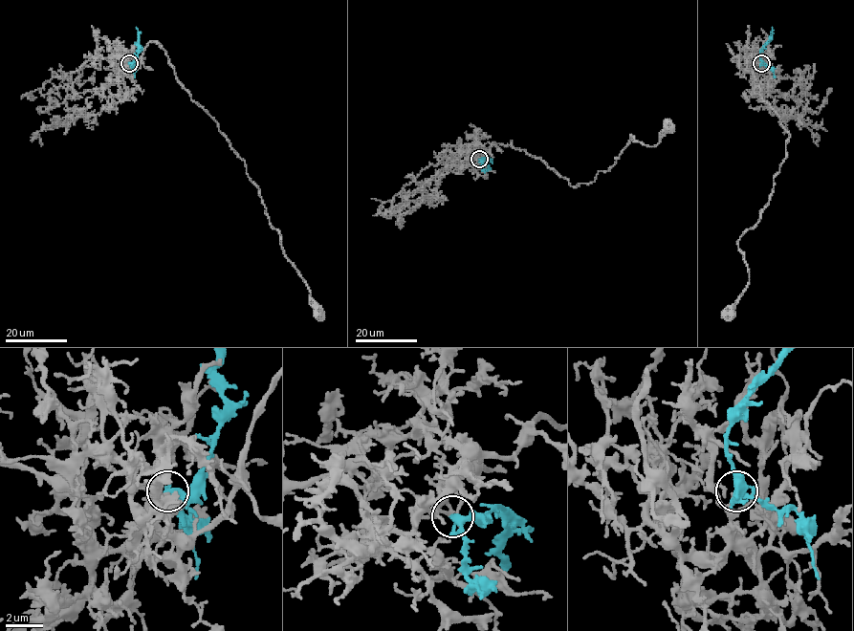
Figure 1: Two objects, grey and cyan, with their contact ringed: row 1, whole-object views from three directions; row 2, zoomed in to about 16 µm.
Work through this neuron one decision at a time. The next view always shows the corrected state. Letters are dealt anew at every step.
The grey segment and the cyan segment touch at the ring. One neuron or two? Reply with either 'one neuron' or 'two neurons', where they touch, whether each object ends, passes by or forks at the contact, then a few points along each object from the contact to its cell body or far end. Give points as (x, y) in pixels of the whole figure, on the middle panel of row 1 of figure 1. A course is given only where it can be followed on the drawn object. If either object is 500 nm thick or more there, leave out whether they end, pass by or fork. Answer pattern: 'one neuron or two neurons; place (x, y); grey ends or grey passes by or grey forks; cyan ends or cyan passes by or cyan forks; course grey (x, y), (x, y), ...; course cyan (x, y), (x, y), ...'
one neuron; place (479, 159); grey ends; cyan forks; course grey (478, 158), (494, 142), (512, 145), (575, 186), (607, 171), (631, 135), (655, 146), (667, 126); course cyan (479, 158), (489, 159), (486, 169)

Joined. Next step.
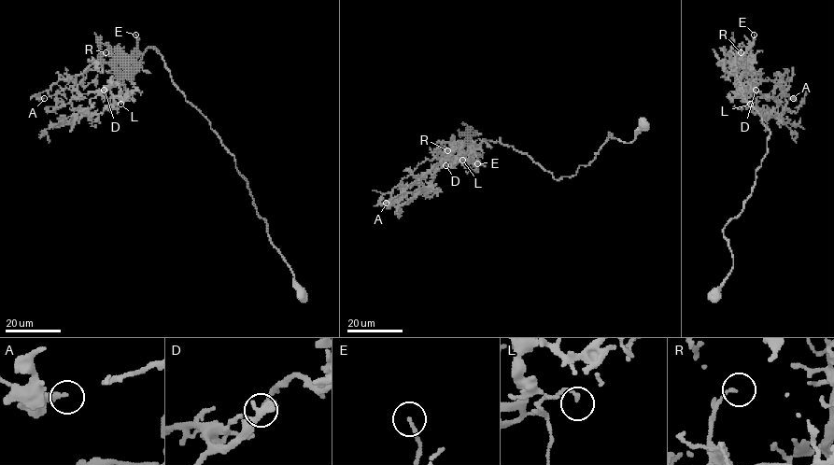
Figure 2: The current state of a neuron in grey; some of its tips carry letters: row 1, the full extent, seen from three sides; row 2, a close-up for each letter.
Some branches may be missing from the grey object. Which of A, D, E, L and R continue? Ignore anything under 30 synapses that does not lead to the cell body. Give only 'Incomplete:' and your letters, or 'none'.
Incomplete: none

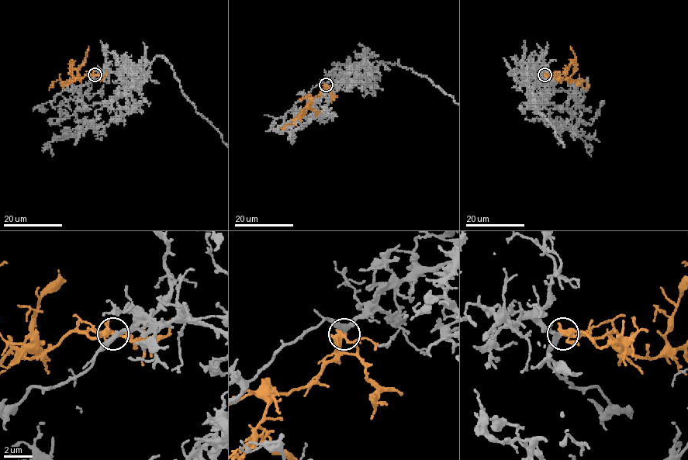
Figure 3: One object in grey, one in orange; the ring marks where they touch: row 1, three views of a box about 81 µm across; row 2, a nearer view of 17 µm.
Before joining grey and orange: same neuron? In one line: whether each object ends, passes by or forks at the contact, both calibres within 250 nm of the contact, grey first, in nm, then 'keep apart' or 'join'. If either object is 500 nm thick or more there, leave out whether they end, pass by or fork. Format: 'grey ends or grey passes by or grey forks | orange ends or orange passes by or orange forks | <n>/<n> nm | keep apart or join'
grey passes by | orange passes by | 320/400 nm | join

